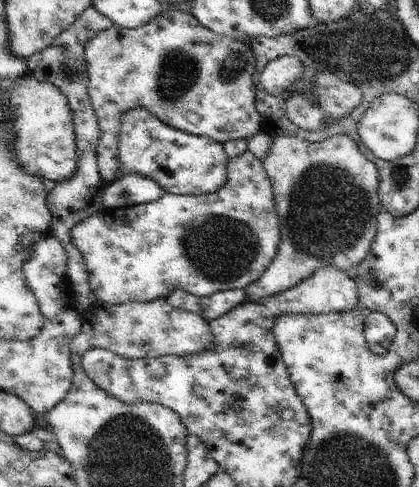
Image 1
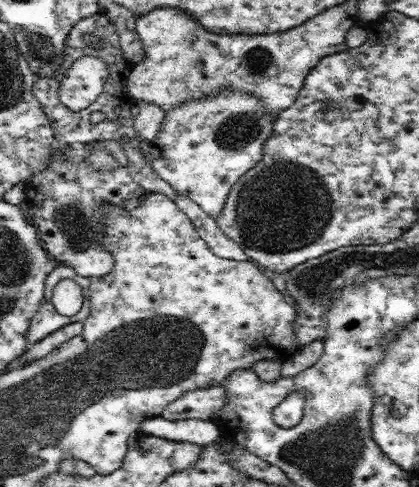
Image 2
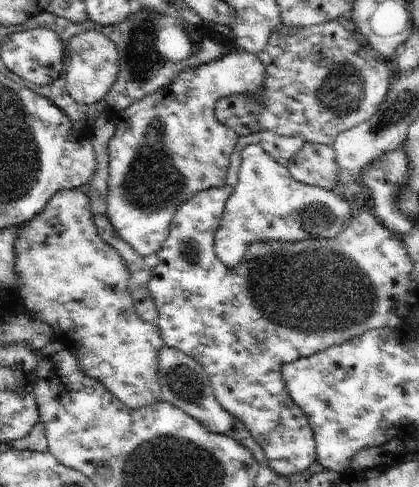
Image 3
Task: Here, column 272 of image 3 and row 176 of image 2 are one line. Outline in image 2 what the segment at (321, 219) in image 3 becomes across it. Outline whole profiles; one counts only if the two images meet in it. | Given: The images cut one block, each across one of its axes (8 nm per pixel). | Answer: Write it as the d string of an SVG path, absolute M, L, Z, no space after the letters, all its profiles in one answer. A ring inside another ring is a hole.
M220 90L216 96L202 96L198 100L186 100L172 110L166 110L160 132L152 144L152 168L168 182L178 194L188 196L202 212L216 220L226 206L232 186L250 172L264 158L264 144L274 134L274 120L258 96L234 90Z

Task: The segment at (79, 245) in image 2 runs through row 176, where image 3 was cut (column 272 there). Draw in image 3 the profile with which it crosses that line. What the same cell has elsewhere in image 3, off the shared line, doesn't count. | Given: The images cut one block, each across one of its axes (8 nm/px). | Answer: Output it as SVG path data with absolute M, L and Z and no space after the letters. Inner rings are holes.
M335 20L307 28L293 28L279 22L267 40L267 46L255 56L265 68L263 92L259 96L231 96L215 102L215 120L231 128L239 138L259 132L275 132L285 138L301 136L305 144L331 146L335 136L367 122L387 98L389 86L393 84L393 74L385 68L385 62L377 58L377 52L367 40L355 30L345 30Z

